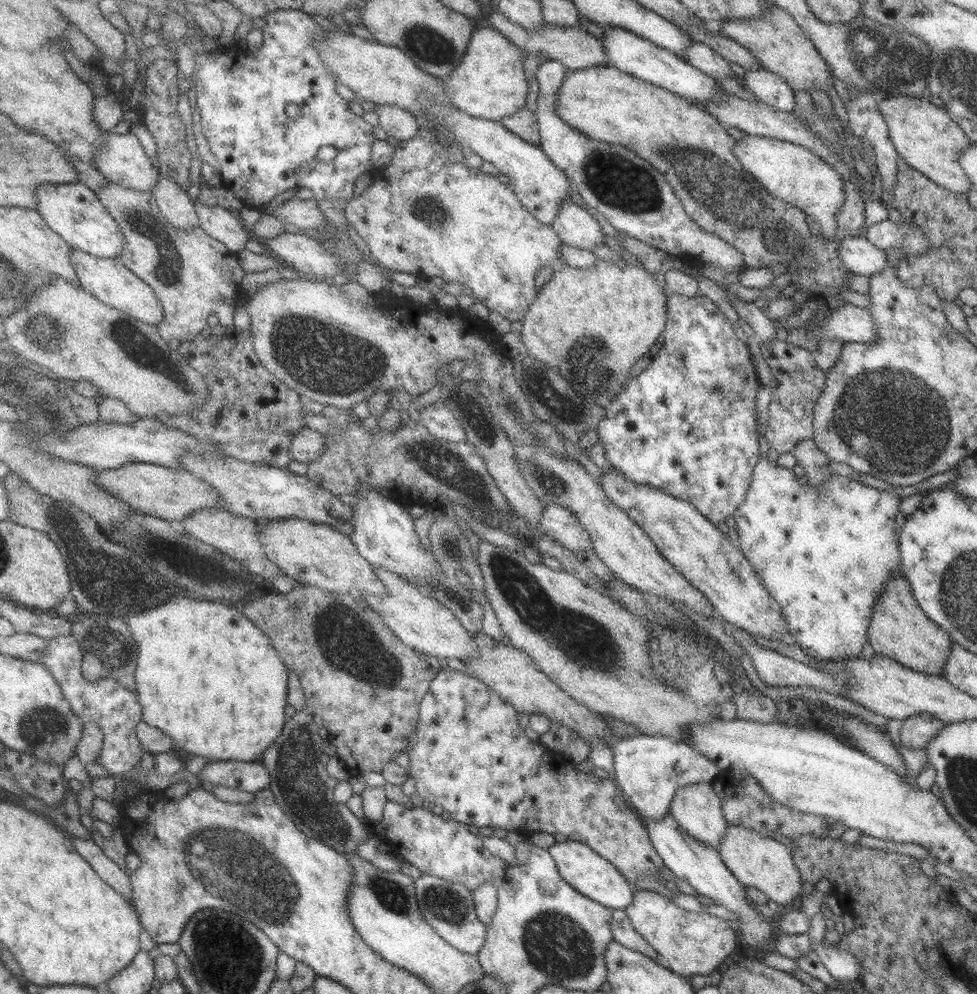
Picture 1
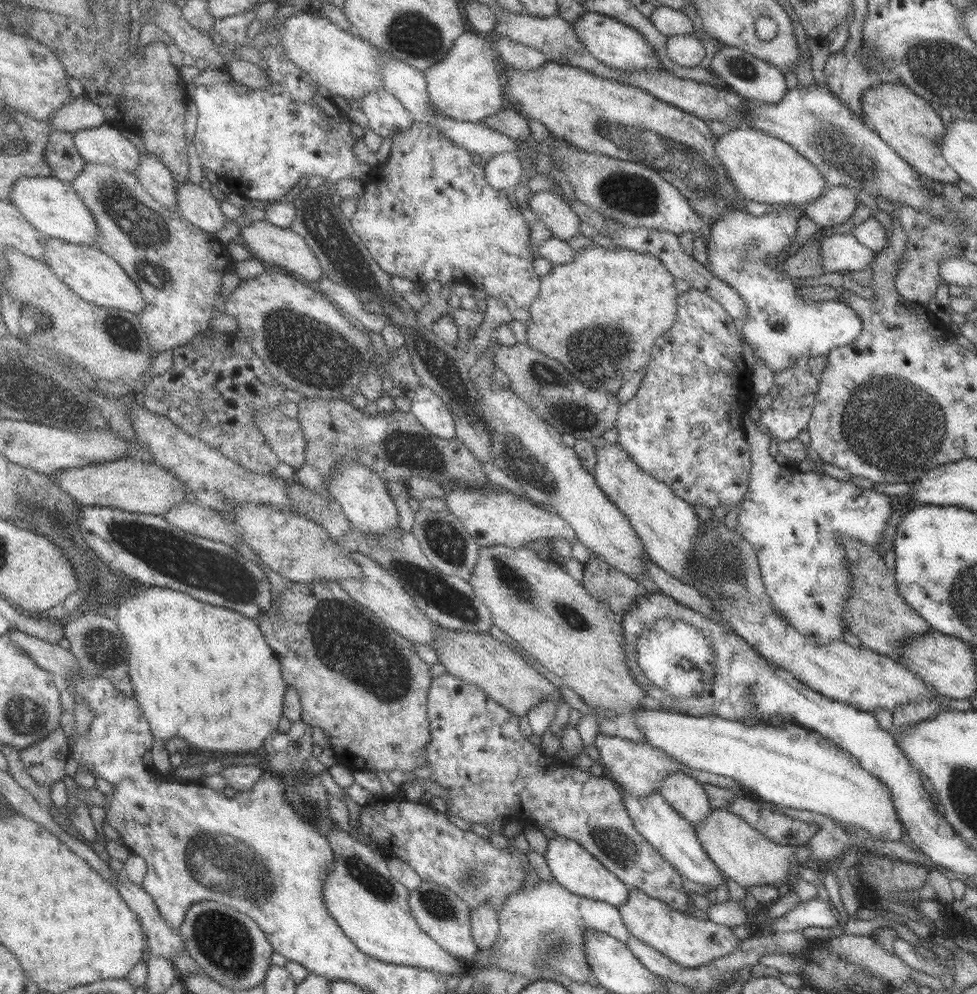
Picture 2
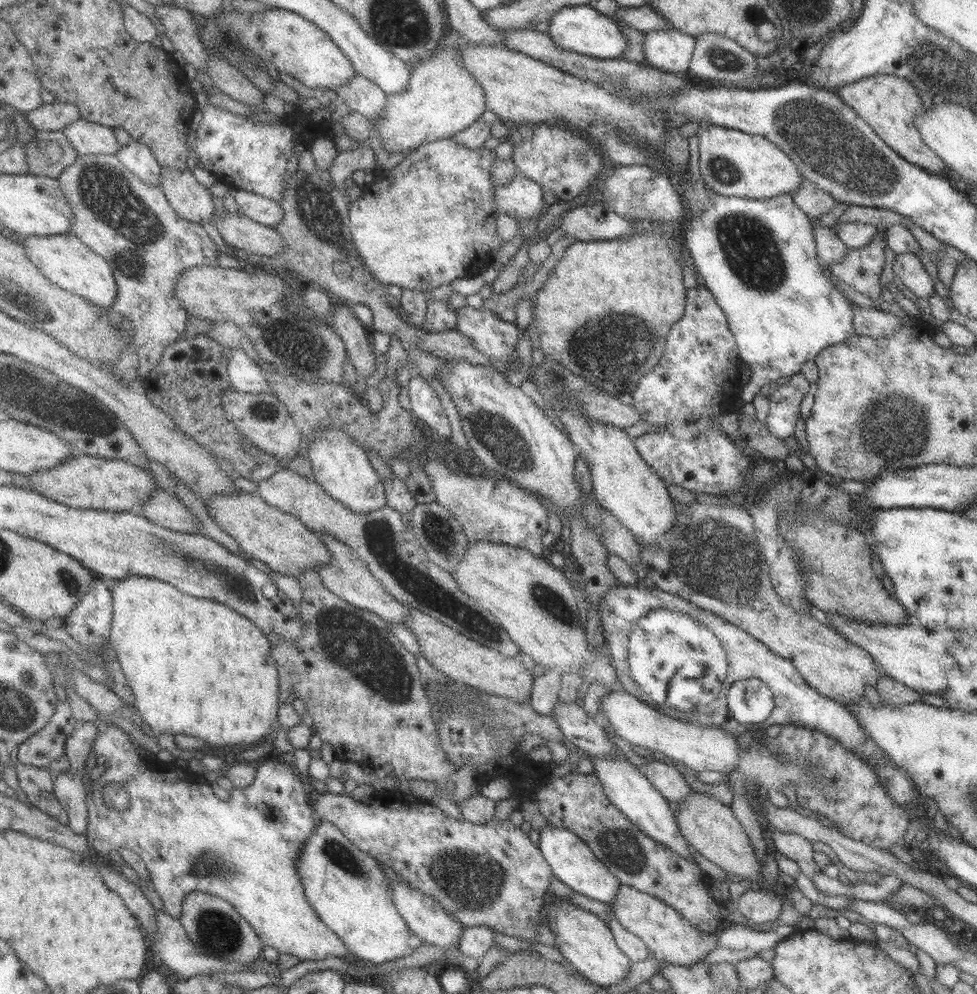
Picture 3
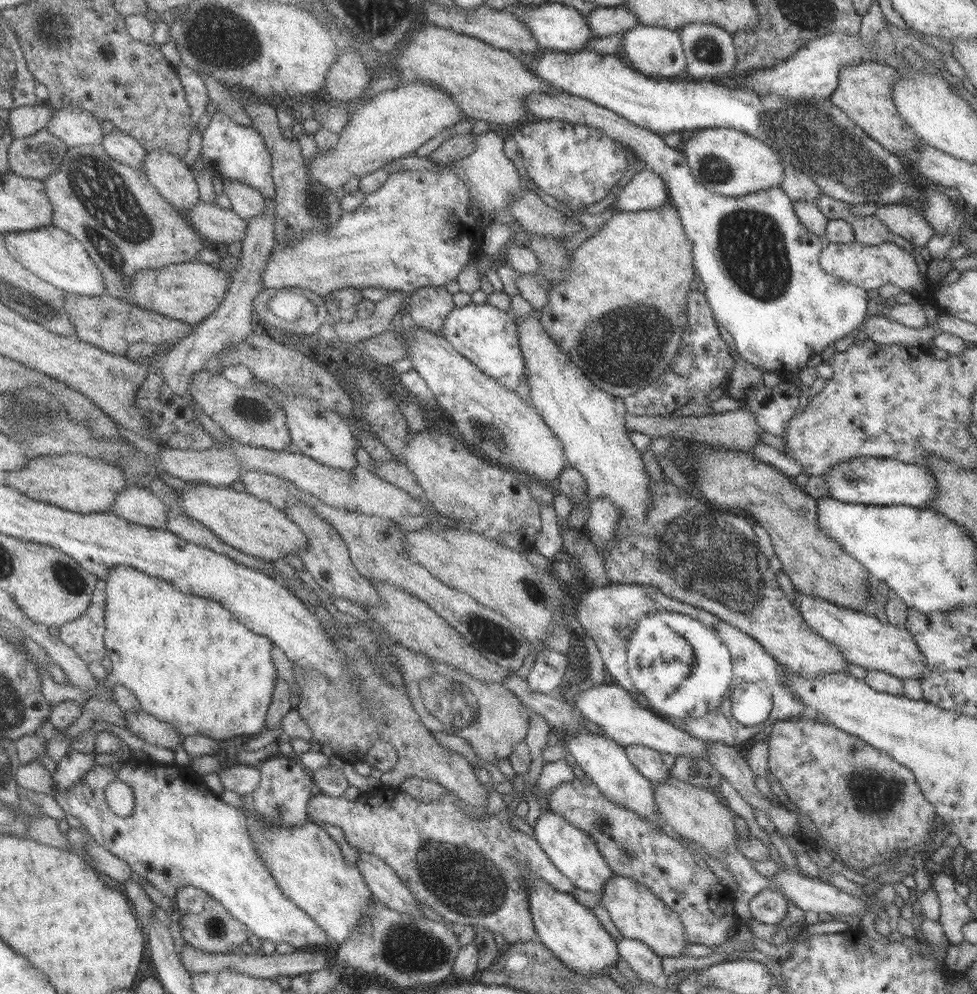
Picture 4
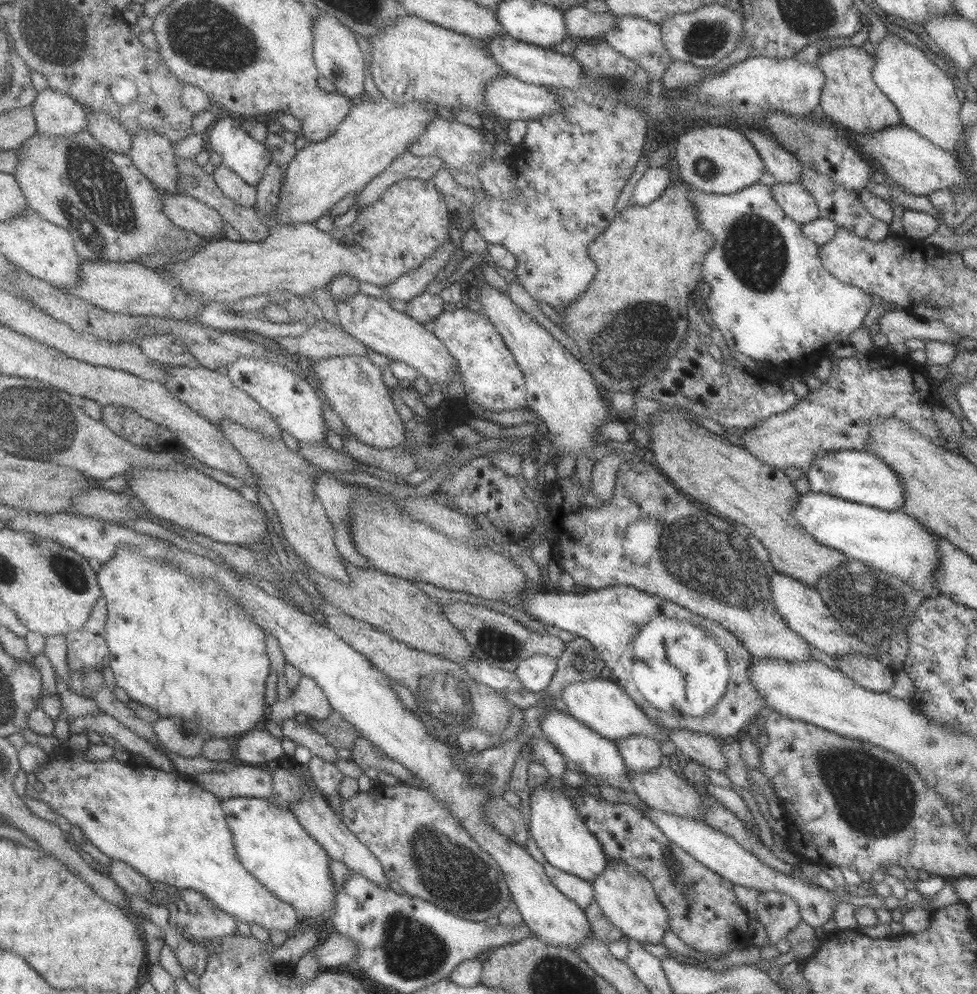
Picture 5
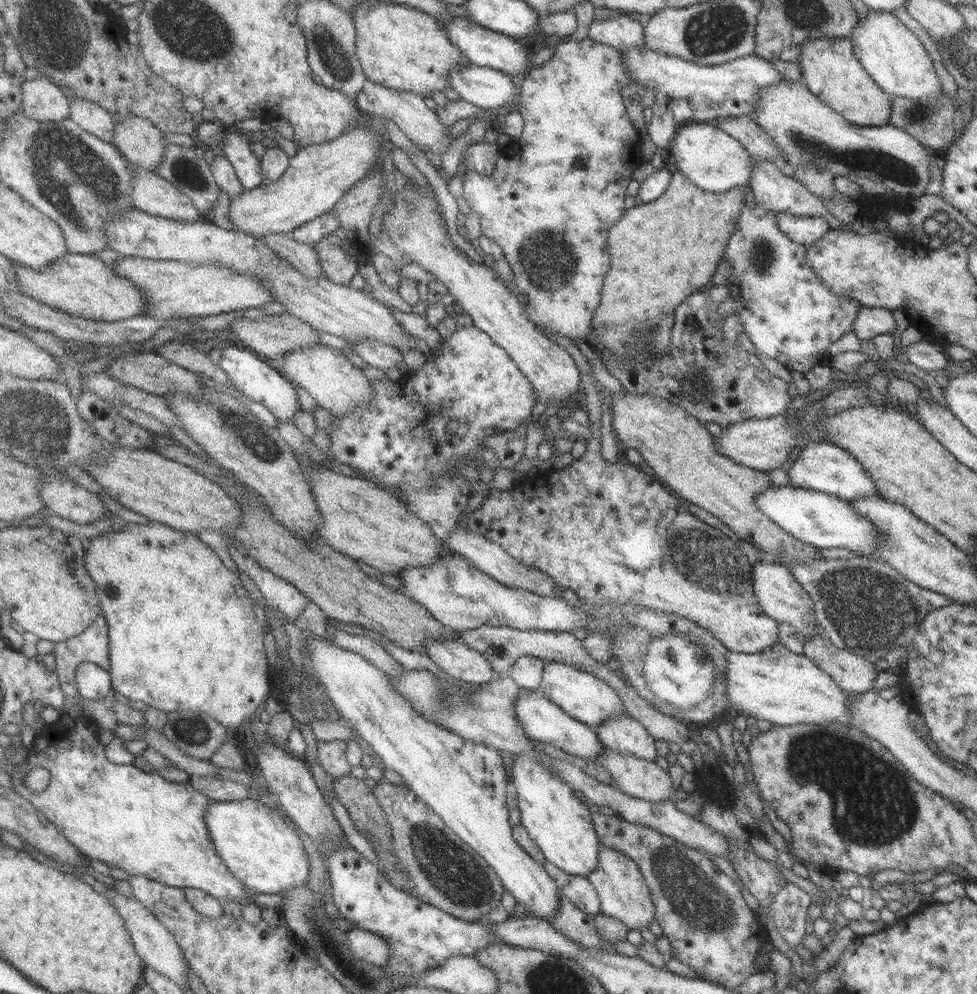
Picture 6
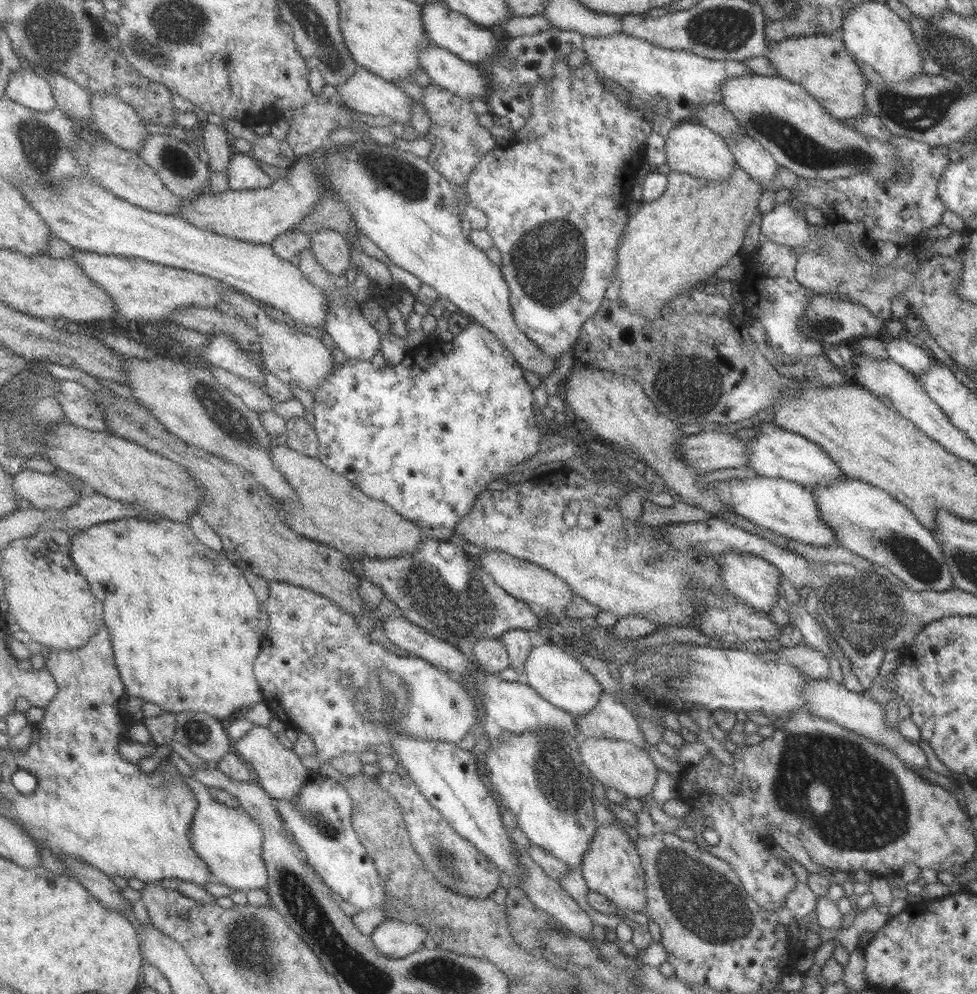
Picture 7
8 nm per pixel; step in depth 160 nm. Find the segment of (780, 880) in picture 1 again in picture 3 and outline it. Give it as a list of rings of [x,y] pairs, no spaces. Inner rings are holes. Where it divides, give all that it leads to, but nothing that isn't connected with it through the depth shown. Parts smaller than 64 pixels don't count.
[[[692,791],[692,796],[686,798],[679,807],[673,807],[676,814],[676,824],[680,827],[684,839],[700,853],[701,861],[711,861],[720,866],[725,872],[732,872],[733,875],[739,875],[746,881],[760,885],[762,879],[762,869],[758,865],[757,856],[754,853],[754,847],[750,843],[750,838],[746,831],[732,813],[732,810],[712,799],[706,794]]]

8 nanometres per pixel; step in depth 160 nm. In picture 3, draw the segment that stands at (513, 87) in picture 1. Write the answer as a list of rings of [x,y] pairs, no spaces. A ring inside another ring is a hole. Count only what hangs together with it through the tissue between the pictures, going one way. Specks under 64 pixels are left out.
[[[460,41],[437,53],[436,57],[416,65],[408,88],[400,94],[387,94],[379,119],[372,123],[386,152],[400,153],[418,148],[427,142],[453,137],[480,120],[487,110],[484,91],[475,78],[461,65]]]

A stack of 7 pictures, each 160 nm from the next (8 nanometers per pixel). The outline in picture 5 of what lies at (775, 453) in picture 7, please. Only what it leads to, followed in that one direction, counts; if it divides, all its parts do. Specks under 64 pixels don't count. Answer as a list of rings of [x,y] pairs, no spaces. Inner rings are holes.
[[[848,449],[822,453],[814,457],[805,475],[808,490],[812,492],[828,493],[882,510],[898,510],[905,499],[905,490],[899,476],[883,460],[866,450]]]

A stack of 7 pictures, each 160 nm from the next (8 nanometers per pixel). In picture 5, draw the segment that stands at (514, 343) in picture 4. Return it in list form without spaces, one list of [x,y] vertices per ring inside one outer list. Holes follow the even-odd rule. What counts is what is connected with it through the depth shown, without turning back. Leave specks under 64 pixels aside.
[[[462,304],[453,312],[443,312],[432,321],[432,332],[445,344],[450,355],[454,357],[461,374],[462,386],[464,386],[464,399],[459,401],[449,400],[452,406],[445,408],[449,413],[449,421],[444,425],[449,429],[456,424],[465,424],[466,418],[479,418],[487,420],[471,412],[465,403],[470,398],[472,402],[479,404],[483,410],[490,412],[504,412],[504,410],[520,410],[528,408],[525,376],[514,356],[505,345],[502,337],[498,335],[498,329],[486,319],[480,312],[470,312]]]

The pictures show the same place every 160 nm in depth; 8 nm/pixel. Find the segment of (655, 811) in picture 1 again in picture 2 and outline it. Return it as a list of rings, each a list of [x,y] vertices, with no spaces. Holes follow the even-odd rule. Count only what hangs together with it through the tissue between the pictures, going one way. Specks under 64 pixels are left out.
[[[598,731],[593,745],[599,751],[599,763],[605,768],[606,775],[617,783],[623,790],[644,798],[659,792],[662,780],[668,774],[683,773],[686,765],[679,760],[664,754],[661,750],[654,748],[649,742],[632,742],[619,736],[610,736]]]

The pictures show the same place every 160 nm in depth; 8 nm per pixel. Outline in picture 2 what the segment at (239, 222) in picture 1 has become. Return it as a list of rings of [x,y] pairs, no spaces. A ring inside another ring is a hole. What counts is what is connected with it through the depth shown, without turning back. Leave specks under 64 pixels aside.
[[[178,181],[176,192],[179,210],[192,224],[205,228],[211,233],[220,232],[226,228],[228,220],[226,221],[227,216],[220,205],[221,201],[215,198],[210,190],[192,181]]]

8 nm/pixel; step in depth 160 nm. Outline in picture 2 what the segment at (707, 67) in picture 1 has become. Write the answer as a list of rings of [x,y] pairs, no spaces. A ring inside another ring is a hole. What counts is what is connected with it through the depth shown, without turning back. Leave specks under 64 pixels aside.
[[[691,34],[669,36],[665,45],[670,60],[685,67],[700,66],[700,61],[706,56],[702,41]]]

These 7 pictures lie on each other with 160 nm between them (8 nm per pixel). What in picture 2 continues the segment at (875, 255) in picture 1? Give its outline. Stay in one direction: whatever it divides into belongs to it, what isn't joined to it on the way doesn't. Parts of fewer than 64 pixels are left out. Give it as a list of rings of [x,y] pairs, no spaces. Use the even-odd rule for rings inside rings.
[[[832,234],[821,242],[821,254],[826,273],[844,273],[859,271],[861,268],[867,267],[876,253],[871,248],[866,248],[863,244],[860,244],[853,234]]]

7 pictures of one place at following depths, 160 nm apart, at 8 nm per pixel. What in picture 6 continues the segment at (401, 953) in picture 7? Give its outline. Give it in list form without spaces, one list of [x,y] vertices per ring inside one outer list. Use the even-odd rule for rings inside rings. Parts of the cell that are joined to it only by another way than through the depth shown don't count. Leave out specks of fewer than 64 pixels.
[[[355,928],[348,931],[348,942],[357,957],[379,967],[387,966],[391,957],[390,943],[382,935]]]

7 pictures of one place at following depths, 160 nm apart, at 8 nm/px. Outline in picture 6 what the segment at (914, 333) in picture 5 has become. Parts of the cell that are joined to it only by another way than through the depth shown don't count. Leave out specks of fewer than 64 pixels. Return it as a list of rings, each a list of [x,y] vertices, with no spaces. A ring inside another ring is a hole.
[[[860,306],[858,316],[854,320],[854,330],[858,338],[873,340],[880,334],[894,334],[896,331],[896,318],[888,308],[870,308]]]

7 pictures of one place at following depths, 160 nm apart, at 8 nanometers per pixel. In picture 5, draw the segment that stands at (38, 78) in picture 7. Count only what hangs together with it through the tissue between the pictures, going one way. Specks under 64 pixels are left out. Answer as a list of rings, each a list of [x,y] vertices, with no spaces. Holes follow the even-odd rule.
[[[49,87],[42,91],[33,107],[40,133],[70,136],[89,130],[91,109],[60,90]]]

